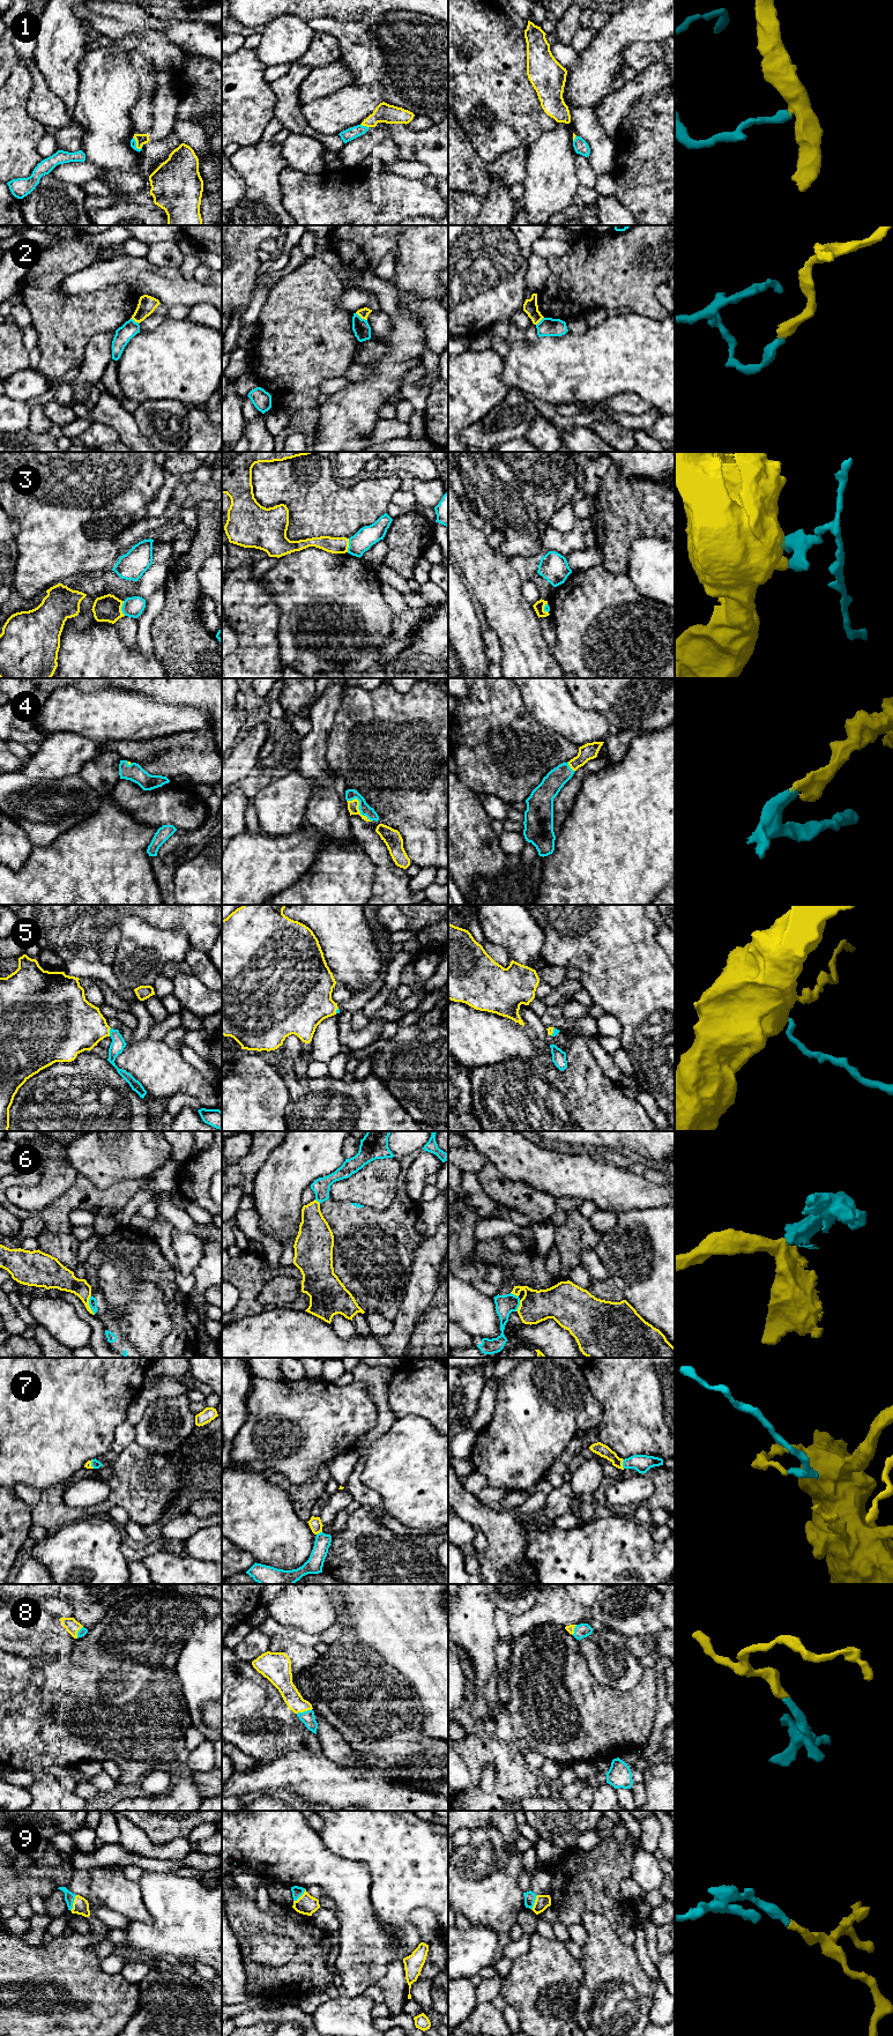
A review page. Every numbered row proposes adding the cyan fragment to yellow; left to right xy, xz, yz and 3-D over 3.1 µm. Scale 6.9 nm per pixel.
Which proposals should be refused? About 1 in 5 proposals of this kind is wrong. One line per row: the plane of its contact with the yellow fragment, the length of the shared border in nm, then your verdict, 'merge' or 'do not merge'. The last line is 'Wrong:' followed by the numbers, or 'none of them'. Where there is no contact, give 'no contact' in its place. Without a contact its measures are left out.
1: meets yellow in xz; contact 70 nm long; do not merge
2: meets yellow in xz; contact 100 nm long; do not merge
3: meets yellow in xy; contact 110 nm long; do not merge
4: meets yellow in xz; contact 220 nm long; merge
5: meets yellow in xy; contact 60 nm long; merge
6: meets yellow in xy; contact 140 nm long; do not merge
7: meets yellow in yz; contact 60 nm long; merge
8: meets yellow in xz; contact 110 nm long; merge
9: meets yellow in xy; contact 120 nm long; merge
Wrong: 1, 2, 3, 6

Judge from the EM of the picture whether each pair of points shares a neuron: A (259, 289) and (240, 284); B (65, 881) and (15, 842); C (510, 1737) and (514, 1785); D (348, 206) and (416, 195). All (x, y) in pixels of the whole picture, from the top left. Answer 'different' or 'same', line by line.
A: different
B: different
C: different
D: same

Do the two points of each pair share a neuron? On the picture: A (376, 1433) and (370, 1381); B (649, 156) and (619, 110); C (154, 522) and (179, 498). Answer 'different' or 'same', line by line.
A: same
B: different
C: same

